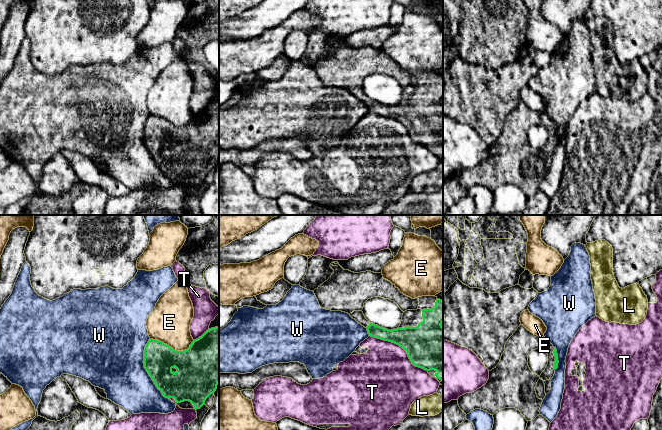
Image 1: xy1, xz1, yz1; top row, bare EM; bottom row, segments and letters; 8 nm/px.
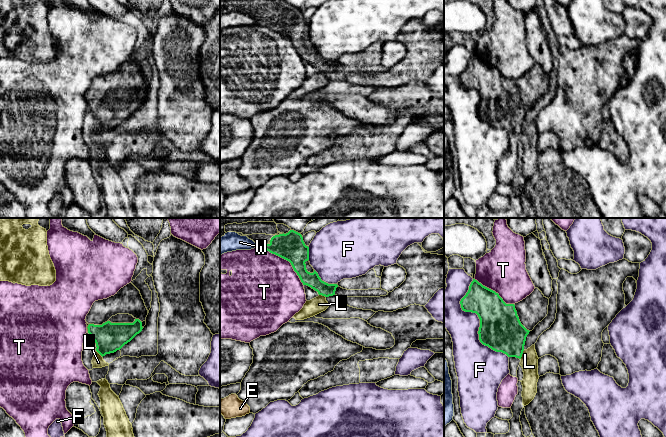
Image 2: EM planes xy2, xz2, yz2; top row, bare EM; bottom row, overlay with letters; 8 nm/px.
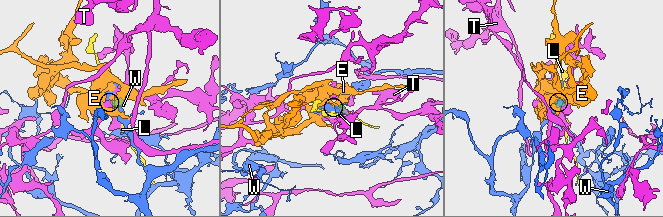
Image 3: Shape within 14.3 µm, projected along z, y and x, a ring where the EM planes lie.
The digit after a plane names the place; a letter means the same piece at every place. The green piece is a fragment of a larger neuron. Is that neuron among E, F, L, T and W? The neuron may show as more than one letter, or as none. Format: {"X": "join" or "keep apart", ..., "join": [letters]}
{"E": "keep apart", "F": "keep apart", "L": "keep apart", "T": "keep apart", "W": "keep apart", "join": []}

